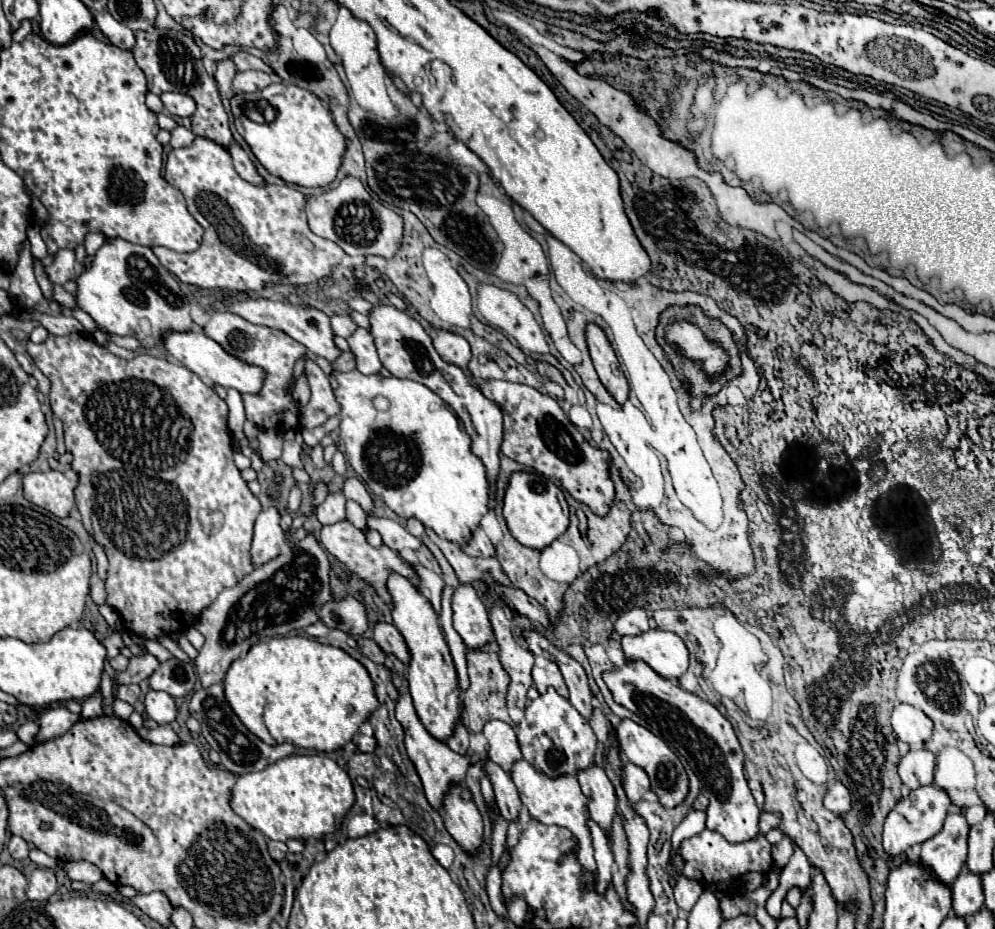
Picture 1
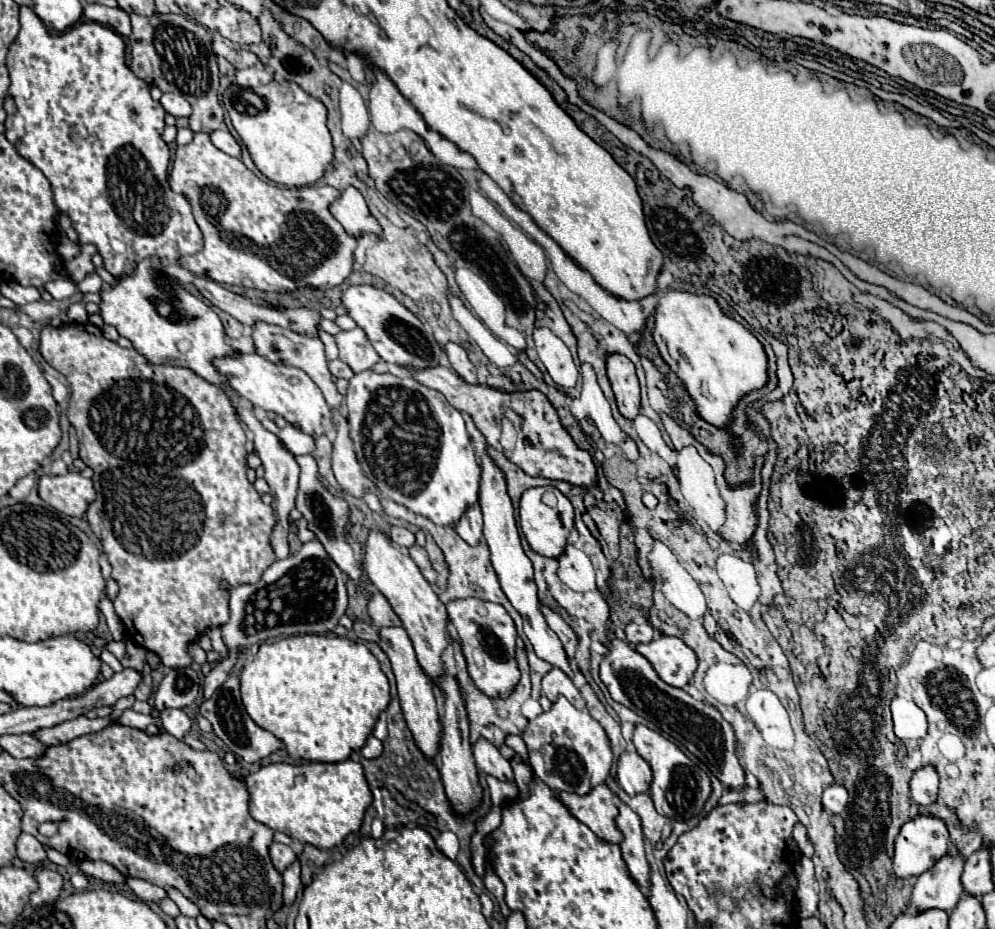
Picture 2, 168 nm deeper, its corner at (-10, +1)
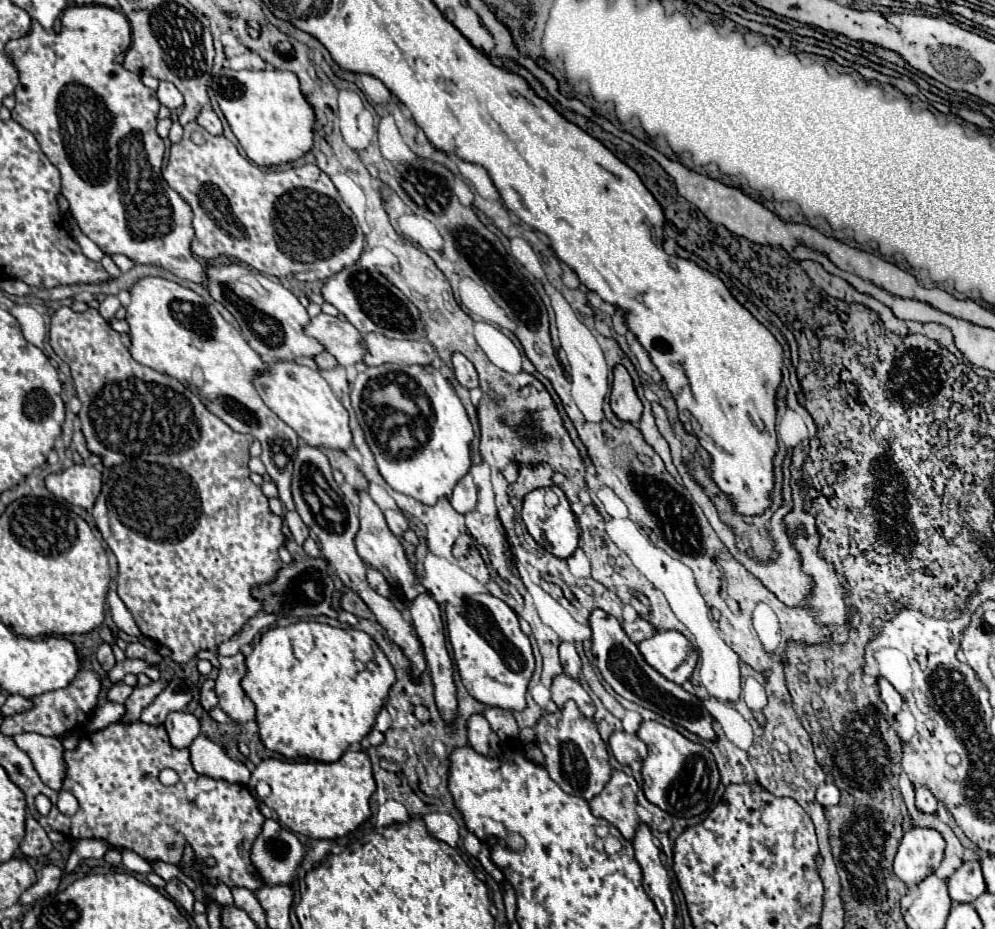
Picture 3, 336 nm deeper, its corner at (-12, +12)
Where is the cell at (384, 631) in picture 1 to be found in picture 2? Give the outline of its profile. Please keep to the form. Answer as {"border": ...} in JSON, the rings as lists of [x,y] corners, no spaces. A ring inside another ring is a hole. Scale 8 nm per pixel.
{"border":[[[374,592],[370,604],[368,604],[368,612],[370,612],[370,618],[372,622],[376,624],[376,628],[386,628],[386,626],[400,626],[400,618],[394,614],[394,610],[390,608],[388,600],[380,594],[380,592]]]}

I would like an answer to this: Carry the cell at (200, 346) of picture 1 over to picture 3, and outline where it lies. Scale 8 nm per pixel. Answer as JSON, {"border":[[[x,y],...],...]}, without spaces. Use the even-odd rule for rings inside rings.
{"border":[[[274,363],[268,367],[268,377],[256,379],[256,389],[264,403],[286,423],[296,435],[312,447],[326,447],[334,451],[346,451],[352,447],[352,431],[348,425],[348,411],[340,399],[332,393],[326,379],[310,369],[296,363]]]}

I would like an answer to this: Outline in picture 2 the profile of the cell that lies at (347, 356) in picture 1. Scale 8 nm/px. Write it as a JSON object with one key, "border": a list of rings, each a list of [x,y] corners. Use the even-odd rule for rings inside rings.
{"border":[[[340,358],[328,362],[328,368],[330,368],[332,376],[336,376],[336,378],[346,378],[346,380],[350,380],[350,378],[354,376],[354,370],[352,370],[346,362],[342,362]]]}

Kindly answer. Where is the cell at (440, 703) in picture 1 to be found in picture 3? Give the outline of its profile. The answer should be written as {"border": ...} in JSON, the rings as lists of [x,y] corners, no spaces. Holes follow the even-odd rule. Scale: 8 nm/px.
{"border":[[[358,491],[360,497],[360,505],[358,505],[358,519],[360,519],[360,529],[354,537],[354,545],[358,555],[362,557],[362,561],[366,565],[372,565],[374,569],[380,569],[380,573],[384,573],[384,577],[388,579],[388,583],[404,595],[406,601],[412,601],[412,597],[416,597],[416,593],[424,593],[426,587],[414,577],[412,573],[412,565],[408,563],[404,549],[400,545],[400,541],[388,533],[388,525],[384,521],[384,513],[378,509],[378,505],[372,501],[372,497],[368,495],[368,491]]]}

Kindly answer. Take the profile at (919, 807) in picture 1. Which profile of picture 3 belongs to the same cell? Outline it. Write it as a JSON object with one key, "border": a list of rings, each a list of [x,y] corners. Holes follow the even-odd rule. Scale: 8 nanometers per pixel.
{"border":[[[912,827],[898,847],[894,859],[894,873],[908,887],[922,883],[938,869],[944,857],[944,847],[946,843],[938,831]]]}

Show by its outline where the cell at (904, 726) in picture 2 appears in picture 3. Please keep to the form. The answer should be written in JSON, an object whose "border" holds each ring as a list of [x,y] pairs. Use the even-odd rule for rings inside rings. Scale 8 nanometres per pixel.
{"border":[[[878,677],[878,687],[880,687],[880,699],[886,703],[890,713],[900,713],[902,711],[902,695],[894,689],[894,685],[890,681],[886,681],[884,677]]]}

